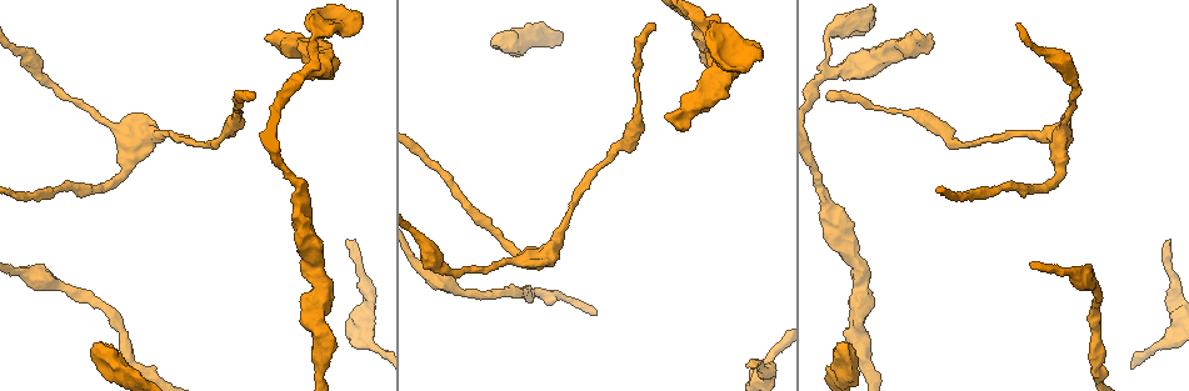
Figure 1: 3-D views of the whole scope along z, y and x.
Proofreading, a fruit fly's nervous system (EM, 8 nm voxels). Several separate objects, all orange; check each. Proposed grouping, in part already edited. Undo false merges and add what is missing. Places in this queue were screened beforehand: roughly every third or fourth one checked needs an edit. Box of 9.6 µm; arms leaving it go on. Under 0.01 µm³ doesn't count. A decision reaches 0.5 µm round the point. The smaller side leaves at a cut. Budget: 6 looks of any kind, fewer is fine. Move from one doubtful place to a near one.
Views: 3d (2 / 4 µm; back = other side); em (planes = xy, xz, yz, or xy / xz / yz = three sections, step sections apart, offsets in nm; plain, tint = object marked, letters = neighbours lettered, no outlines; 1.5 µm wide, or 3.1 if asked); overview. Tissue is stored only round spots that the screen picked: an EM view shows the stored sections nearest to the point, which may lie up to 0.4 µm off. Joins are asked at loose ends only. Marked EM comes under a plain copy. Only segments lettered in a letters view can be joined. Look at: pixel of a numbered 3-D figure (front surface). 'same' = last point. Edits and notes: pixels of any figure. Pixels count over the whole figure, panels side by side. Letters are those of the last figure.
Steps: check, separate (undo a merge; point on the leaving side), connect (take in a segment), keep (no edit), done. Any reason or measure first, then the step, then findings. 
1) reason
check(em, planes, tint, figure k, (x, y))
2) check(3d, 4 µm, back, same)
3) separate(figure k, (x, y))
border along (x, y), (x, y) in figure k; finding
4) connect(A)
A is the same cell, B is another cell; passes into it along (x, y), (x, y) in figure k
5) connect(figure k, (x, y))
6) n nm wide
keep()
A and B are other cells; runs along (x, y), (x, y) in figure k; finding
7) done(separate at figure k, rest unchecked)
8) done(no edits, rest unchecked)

an open end
check(em, yz, step 8, letters, figure 1, (538, 265))

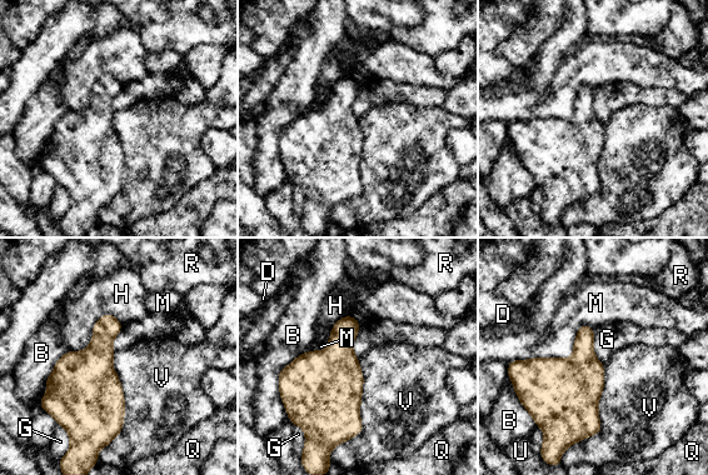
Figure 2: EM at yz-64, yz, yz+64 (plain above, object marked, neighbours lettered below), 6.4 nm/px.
keep()
B, D, G, H, M, Q, R, U and V are other cells; border along (114, 351), (124, 424), (110, 441) in figure 2; no lettered segment goes on from it

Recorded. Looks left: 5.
check(3d, 4 µm, figure 1, (361, 17))

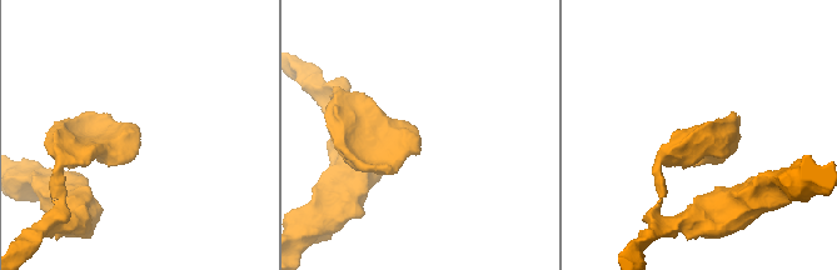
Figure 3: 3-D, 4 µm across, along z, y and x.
check(em, planes, letters, figure 3, (137, 130))

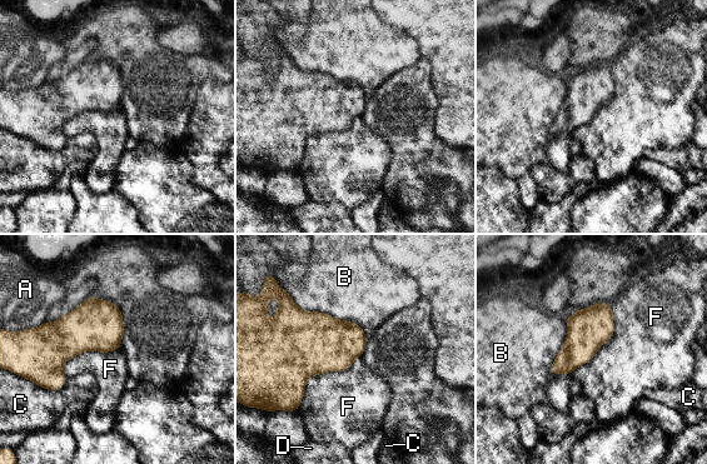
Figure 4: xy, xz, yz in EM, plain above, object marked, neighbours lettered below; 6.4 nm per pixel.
280 nm wide; F touches over 550 nm
keep()
A, B, C, D and F are other cells; none of them fits

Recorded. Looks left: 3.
branch stops here
check(em, planes, letters, figure 1, (829, 100))

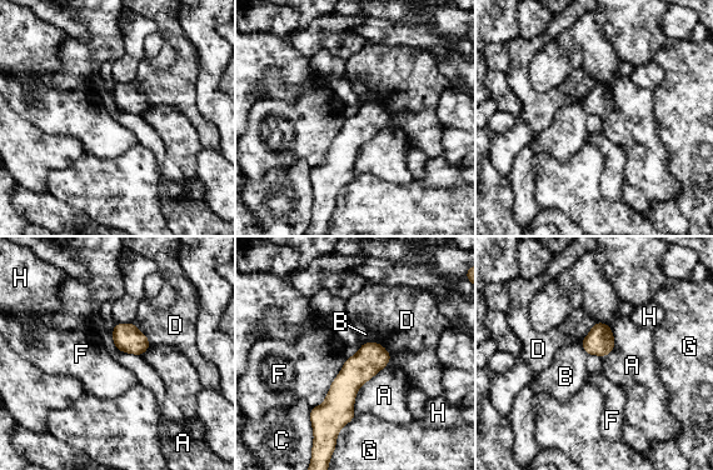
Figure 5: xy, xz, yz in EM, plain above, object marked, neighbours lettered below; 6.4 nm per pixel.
A touches over 460 nm
keep()
A, B, C, D, F, G and H are other cells; no lettered segment goes on from it

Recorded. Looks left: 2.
done(no edits, rest unchecked)

